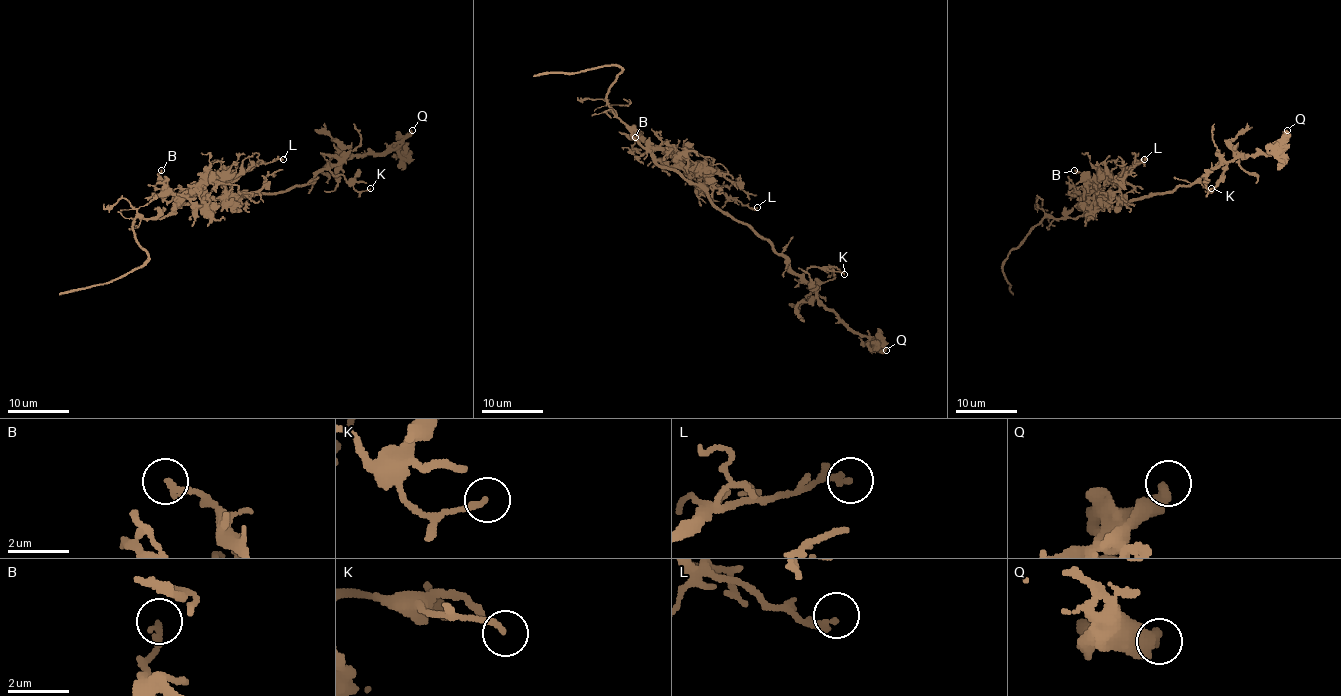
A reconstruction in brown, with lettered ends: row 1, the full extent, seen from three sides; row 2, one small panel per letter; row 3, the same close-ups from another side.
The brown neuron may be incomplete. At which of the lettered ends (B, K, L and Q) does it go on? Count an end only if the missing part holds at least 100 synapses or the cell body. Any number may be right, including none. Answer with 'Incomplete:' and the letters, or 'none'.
Incomplete: none

